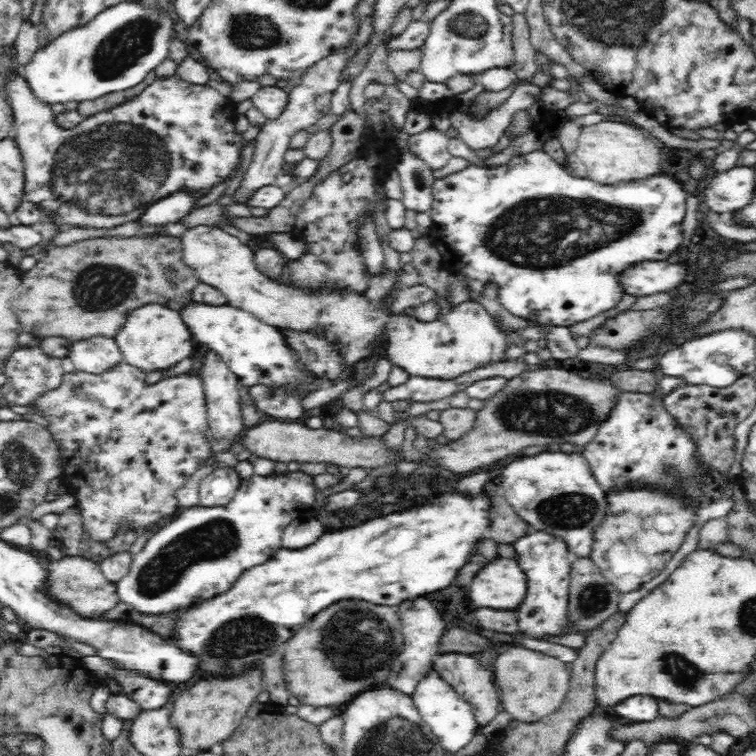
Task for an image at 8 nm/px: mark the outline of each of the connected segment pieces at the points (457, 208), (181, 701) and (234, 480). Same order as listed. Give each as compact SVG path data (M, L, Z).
M544 150L515 155L508 163L499 167L469 165L459 172L444 176L444 178L435 178L431 191L433 203L428 213L431 217L432 230L428 236L441 254L446 269L450 273L461 274L476 294L482 294L486 286L494 285L498 289L498 301L508 312L515 316L528 316L536 310L540 324L569 328L577 323L590 320L602 312L617 309L618 303L625 294L625 289L618 276L624 274L626 268L634 267L640 262L668 260L684 242L682 221L686 212L686 194L674 180L670 180L666 176L654 176L652 180L640 180L640 182L630 182L630 184L612 184L612 186L596 184L586 178L584 180L572 178L572 175L566 172L564 165L556 162Z
M248 670L240 678L228 678L226 688L224 680L202 680L196 682L188 690L182 690L174 702L170 712L170 724L178 730L178 742L186 750L208 750L214 742L222 742L224 738L230 739L232 732L240 726L240 721L247 714L252 700L258 697L262 690L262 676L260 670Z
M223 465L208 474L199 484L199 504L205 507L224 505L232 500L241 483L240 476L232 466Z

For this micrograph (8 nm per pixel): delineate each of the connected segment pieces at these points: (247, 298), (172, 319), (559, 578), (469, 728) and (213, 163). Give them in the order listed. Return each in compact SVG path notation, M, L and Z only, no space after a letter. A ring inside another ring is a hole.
M198 225L188 227L184 234L179 238L182 245L181 262L188 268L196 272L196 276L210 284L213 288L221 291L221 294L228 300L230 306L242 308L256 318L260 318L264 324L269 326L280 326L290 328L291 330L317 330L326 333L328 341L342 341L345 345L345 358L347 358L347 371L343 375L354 377L355 370L352 366L361 360L366 360L371 355L380 358L382 354L387 354L392 366L402 367L410 375L436 378L438 380L452 380L468 372L482 368L486 365L497 363L512 362L506 356L506 350L512 346L522 347L525 338L519 331L502 331L501 327L494 321L494 318L488 314L485 309L476 302L464 302L464 304L455 305L450 311L445 311L432 322L420 322L412 317L404 317L404 314L391 315L389 313L390 298L382 300L380 303L370 305L365 296L356 295L334 295L327 291L326 293L312 293L312 291L296 290L292 284L282 284L276 282L272 284L266 280L254 260L254 253L246 245L240 242L236 236L220 229L217 226Z
M144 304L140 308L134 308L126 316L124 326L118 330L113 339L120 349L123 362L142 369L145 373L173 367L183 359L191 358L190 354L194 352L192 338L188 336L188 332L184 332L184 324L178 318L178 312L172 312L160 304Z
M531 530L528 534L518 538L514 542L513 550L516 552L516 560L526 575L526 598L518 606L518 618L520 618L520 630L528 634L540 634L540 638L548 636L562 636L562 620L565 616L565 608L569 599L569 582L572 569L573 556L560 536L542 531Z
M430 670L420 682L416 683L411 697L421 719L426 722L430 732L433 732L441 747L448 753L454 754L464 748L480 726L472 712L471 704L458 696L456 689L434 670Z
M20 73L10 74L10 84L6 87L15 118L12 136L24 161L24 194L27 200L39 206L41 212L56 214L58 226L110 229L116 224L124 224L124 220L133 221L130 216L136 216L136 212L140 216L140 208L144 208L144 204L150 205L173 192L188 189L205 196L215 185L230 180L236 174L242 151L242 134L235 131L237 114L230 98L207 84L192 84L178 75L155 80L134 100L86 118L80 126L68 132L57 125L50 106L34 99ZM156 136L164 142L168 154L158 150Z

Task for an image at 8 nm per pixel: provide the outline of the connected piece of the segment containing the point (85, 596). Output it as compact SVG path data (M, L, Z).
M62 556L59 559L50 558L50 562L42 565L46 573L45 580L41 584L43 595L53 600L55 604L69 608L79 618L96 620L101 618L102 612L114 608L119 603L117 586L106 580L97 560L86 560L81 556Z

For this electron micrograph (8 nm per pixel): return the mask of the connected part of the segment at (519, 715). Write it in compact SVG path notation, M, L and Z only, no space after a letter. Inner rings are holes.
M510 648L496 658L496 684L500 684L500 700L514 721L533 723L544 719L562 704L570 676L564 662L546 656L542 652L530 652L526 648Z

